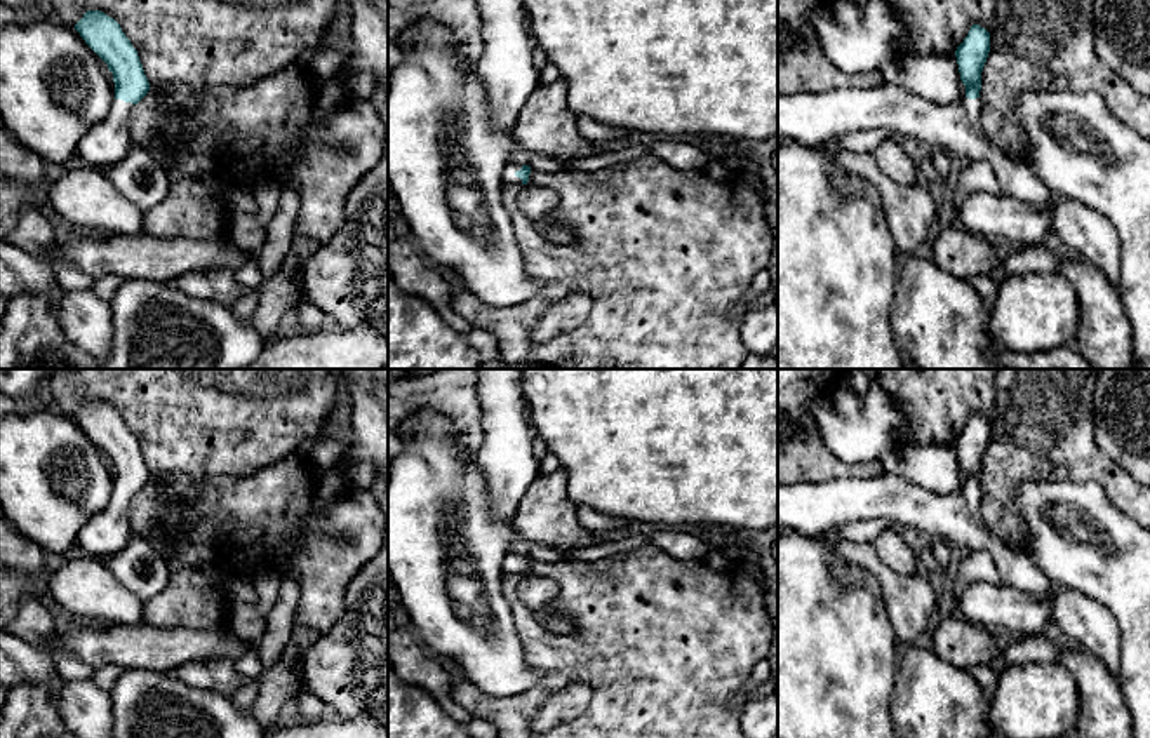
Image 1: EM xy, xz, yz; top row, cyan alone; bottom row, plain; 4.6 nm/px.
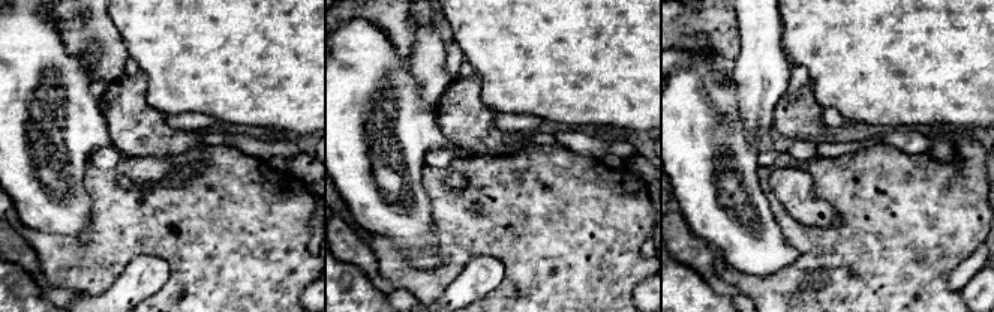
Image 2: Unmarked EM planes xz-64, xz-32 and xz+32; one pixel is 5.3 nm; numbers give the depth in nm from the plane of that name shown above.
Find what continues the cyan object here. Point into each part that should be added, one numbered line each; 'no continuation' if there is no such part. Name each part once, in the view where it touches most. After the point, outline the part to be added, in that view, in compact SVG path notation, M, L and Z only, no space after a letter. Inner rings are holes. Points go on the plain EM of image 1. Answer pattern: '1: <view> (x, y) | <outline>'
1: xz (512, 557) | M513 550L508 552L508 555L505 557L505 573L522 574L522 569L515 566L515 562L520 559L522 559L522 555L515 554Z

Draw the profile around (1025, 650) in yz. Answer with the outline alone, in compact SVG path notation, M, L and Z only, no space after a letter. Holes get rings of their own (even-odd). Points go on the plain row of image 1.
M1046 634L1018 635L1004 651L1007 665L1053 663L1060 661L1061 649Z

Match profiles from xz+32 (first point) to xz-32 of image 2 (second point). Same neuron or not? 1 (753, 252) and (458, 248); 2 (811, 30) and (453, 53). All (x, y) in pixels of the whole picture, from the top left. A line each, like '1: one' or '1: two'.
1: two
2: two

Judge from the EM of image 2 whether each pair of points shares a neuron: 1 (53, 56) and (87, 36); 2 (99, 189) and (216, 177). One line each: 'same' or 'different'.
1: different
2: same

